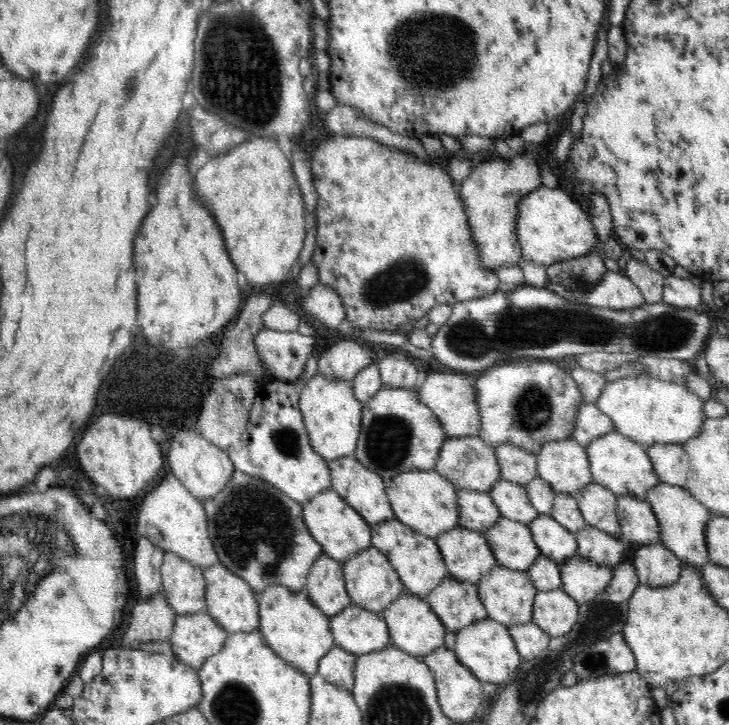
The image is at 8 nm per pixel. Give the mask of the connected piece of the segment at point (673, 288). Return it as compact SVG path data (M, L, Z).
M670 275L664 279L663 303L680 309L695 309L702 305L701 288L687 278Z

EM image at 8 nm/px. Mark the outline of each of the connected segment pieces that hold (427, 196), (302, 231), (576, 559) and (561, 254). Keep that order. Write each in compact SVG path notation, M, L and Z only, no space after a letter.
M335 134L312 152L310 165L318 193L316 248L311 261L318 269L319 282L340 295L345 318L353 328L396 333L402 324L424 318L434 306L485 298L501 288L494 270L480 266L459 188L443 164L432 158L424 162L372 137Z
M252 136L248 140L244 140L238 146L231 148L228 153L210 157L209 162L206 162L206 164L196 172L194 177L194 188L196 188L194 190L195 195L199 200L203 201L203 204L207 206L212 217L218 222L218 226L220 226L220 230L222 230L222 236L224 236L224 240L226 240L224 244L226 244L231 261L234 263L237 270L240 270L240 272L244 274L246 280L254 285L254 290L264 290L264 288L267 288L270 284L279 284L286 281L292 267L298 262L303 249L303 242L305 241L307 233L307 214L305 213L305 204L302 202L302 194L300 194L300 190L298 190L299 185L296 184L296 180L294 180L295 174L290 164L290 160L284 156L284 152L282 152L282 148L278 145L276 138Z
M580 554L560 563L561 588L580 605L603 594L610 584L611 566L592 562Z
M540 187L526 194L517 209L516 233L522 250L521 257L528 262L547 267L562 259L576 258L596 249L602 250L589 214L561 189Z

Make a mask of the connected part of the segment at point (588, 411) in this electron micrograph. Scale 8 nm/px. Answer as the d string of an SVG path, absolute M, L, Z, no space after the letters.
M582 402L578 409L573 435L570 438L580 446L586 447L596 438L614 430L612 420L595 404Z

